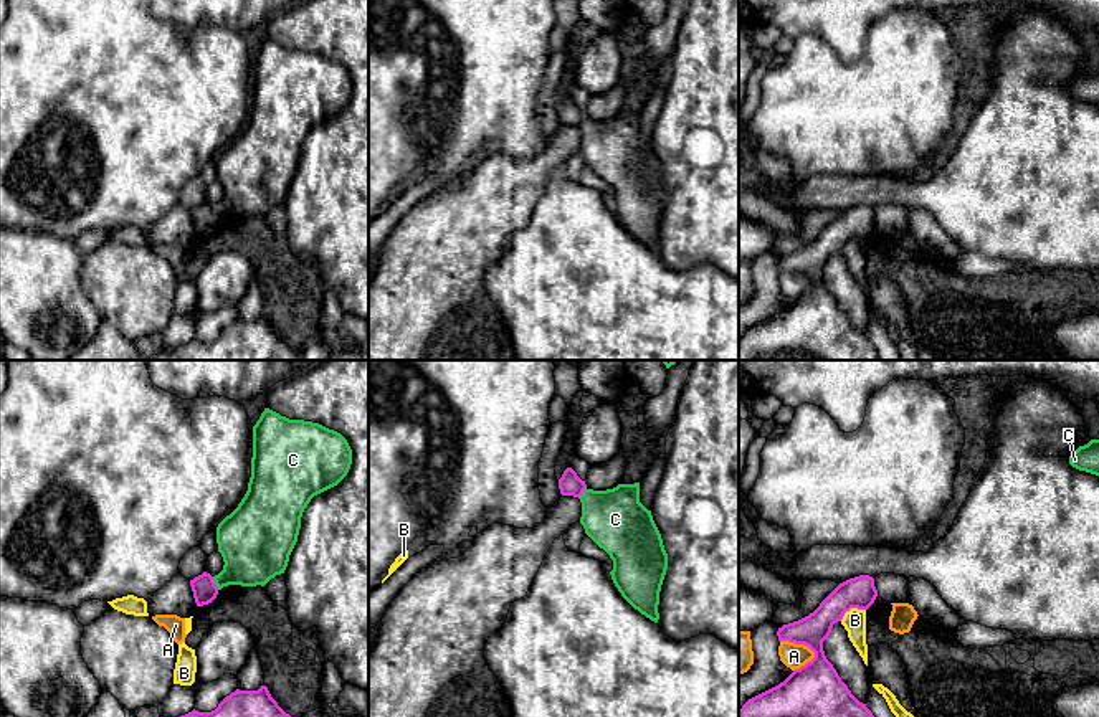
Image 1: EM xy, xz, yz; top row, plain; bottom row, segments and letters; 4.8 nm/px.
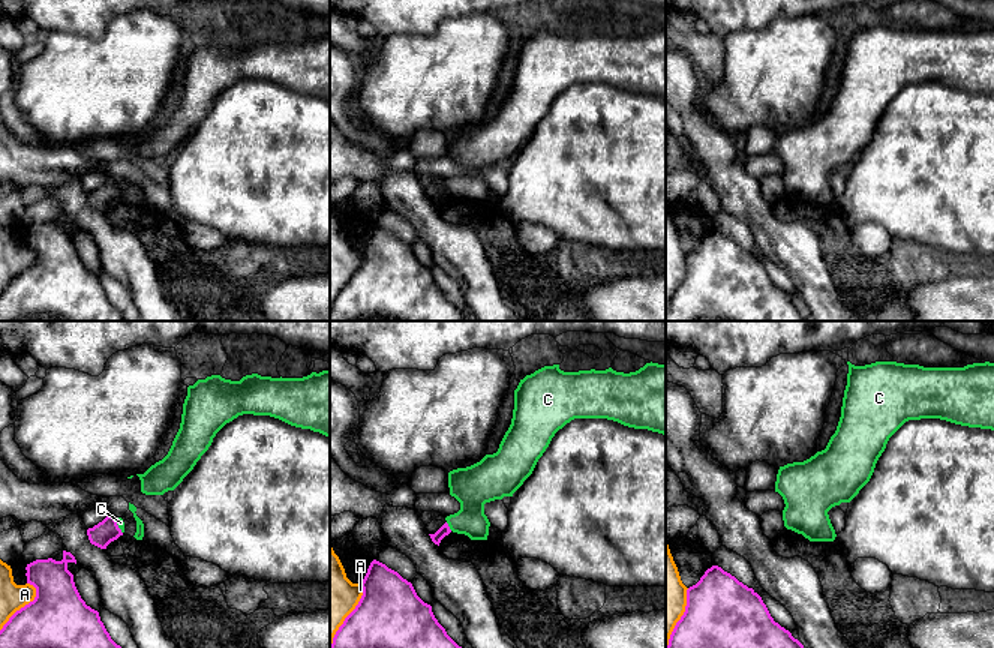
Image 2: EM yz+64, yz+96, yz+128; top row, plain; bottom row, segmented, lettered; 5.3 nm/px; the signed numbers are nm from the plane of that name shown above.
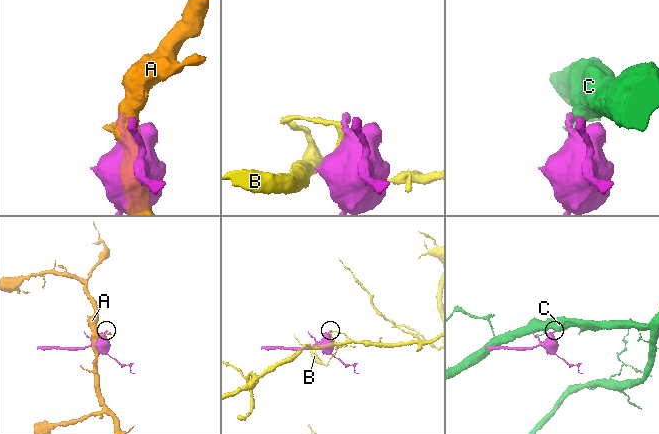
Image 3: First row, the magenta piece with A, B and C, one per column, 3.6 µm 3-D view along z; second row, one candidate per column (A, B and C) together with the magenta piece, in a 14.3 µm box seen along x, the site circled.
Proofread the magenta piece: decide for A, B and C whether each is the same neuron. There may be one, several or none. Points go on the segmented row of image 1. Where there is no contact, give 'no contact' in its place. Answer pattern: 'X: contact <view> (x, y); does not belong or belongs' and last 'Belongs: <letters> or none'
A: contact yz (799, 643); does not belong
B: contact yz (851, 607); does not belong
C: contact xy (214, 584); does not belong
Belongs: none

